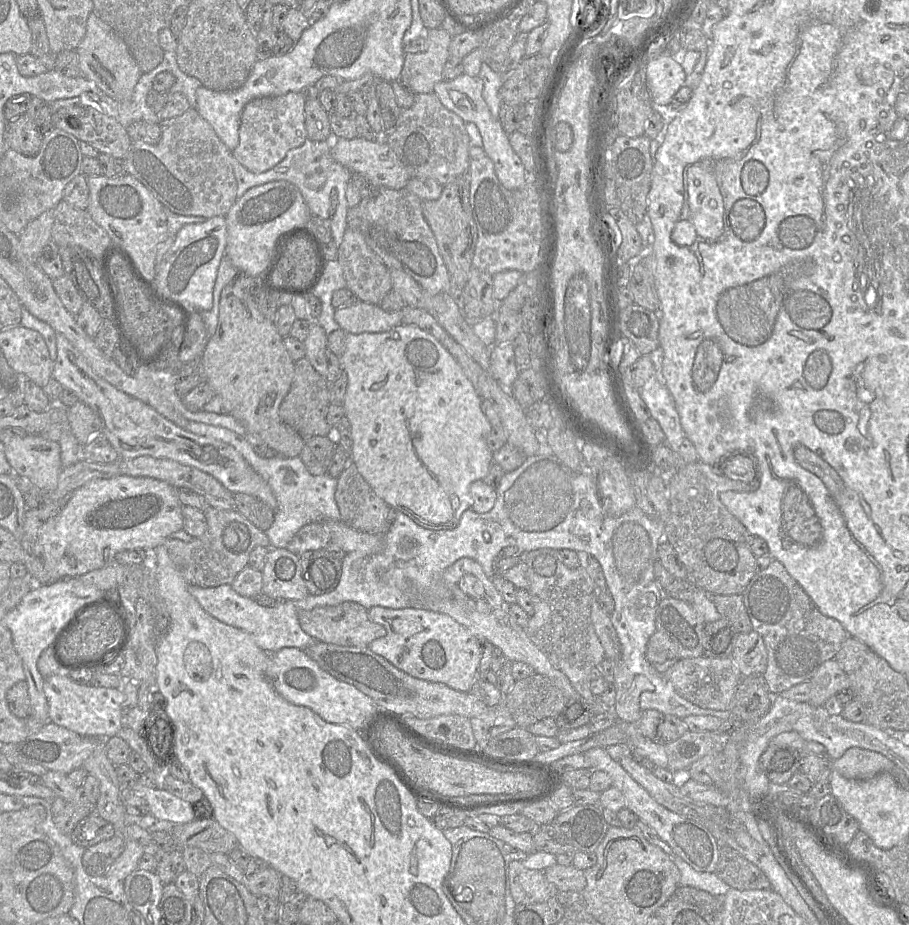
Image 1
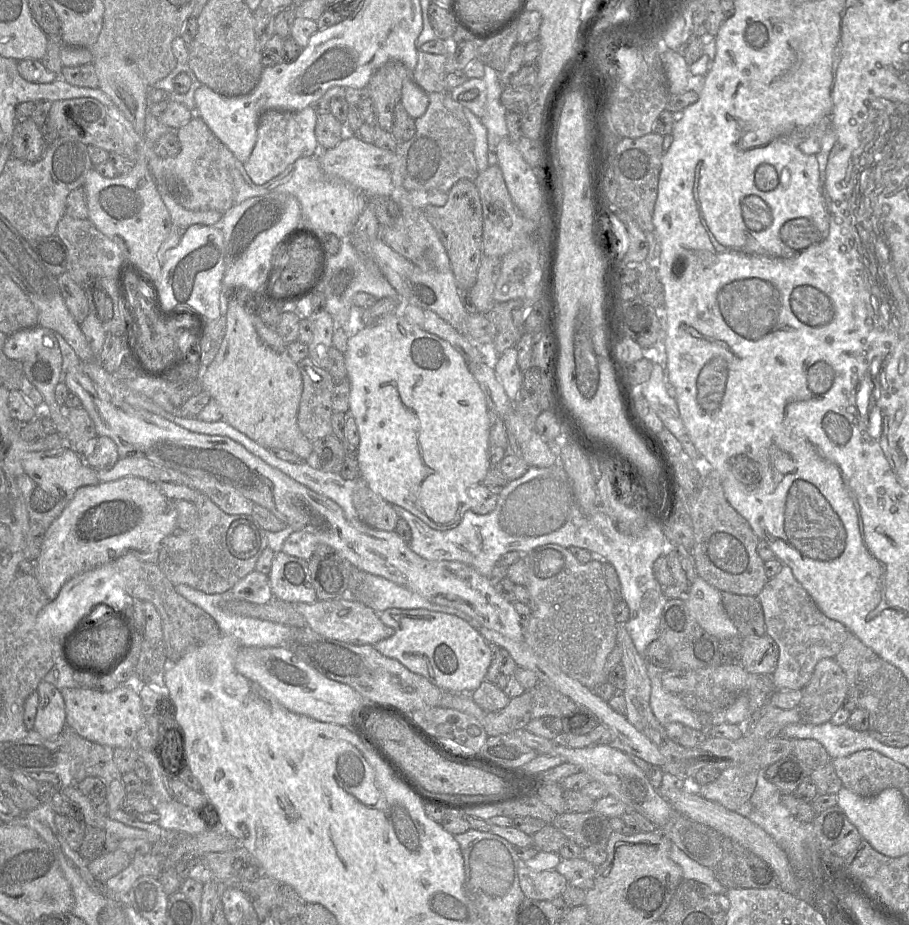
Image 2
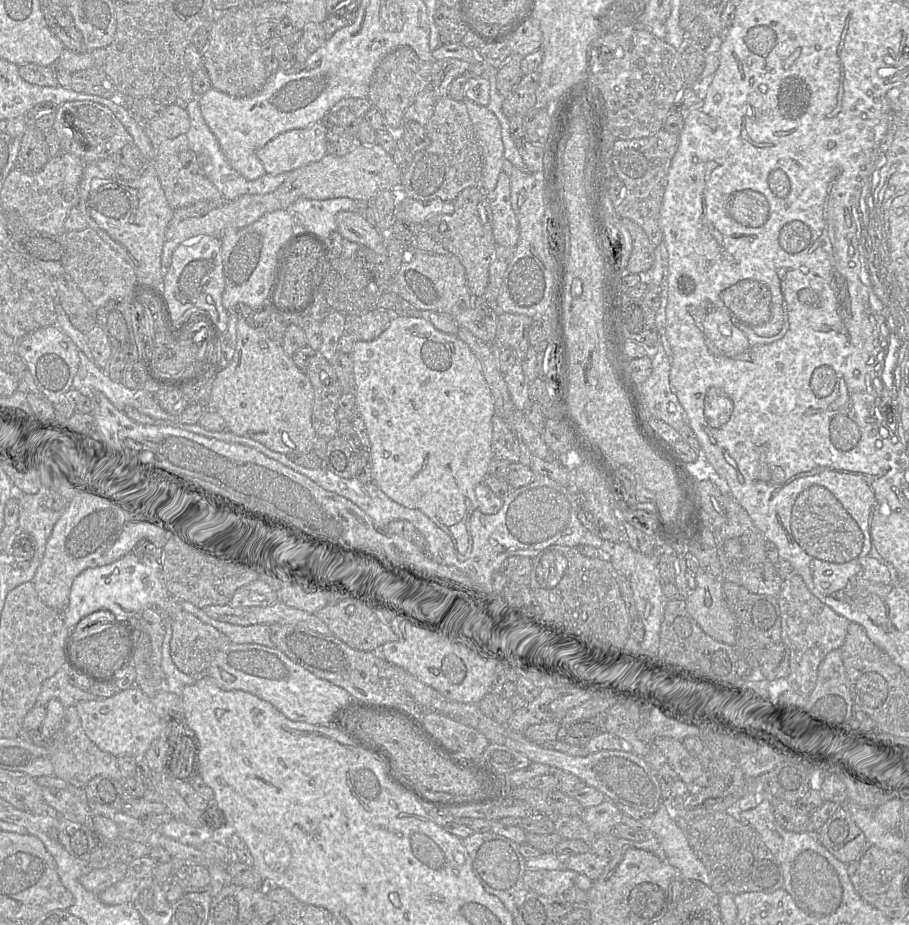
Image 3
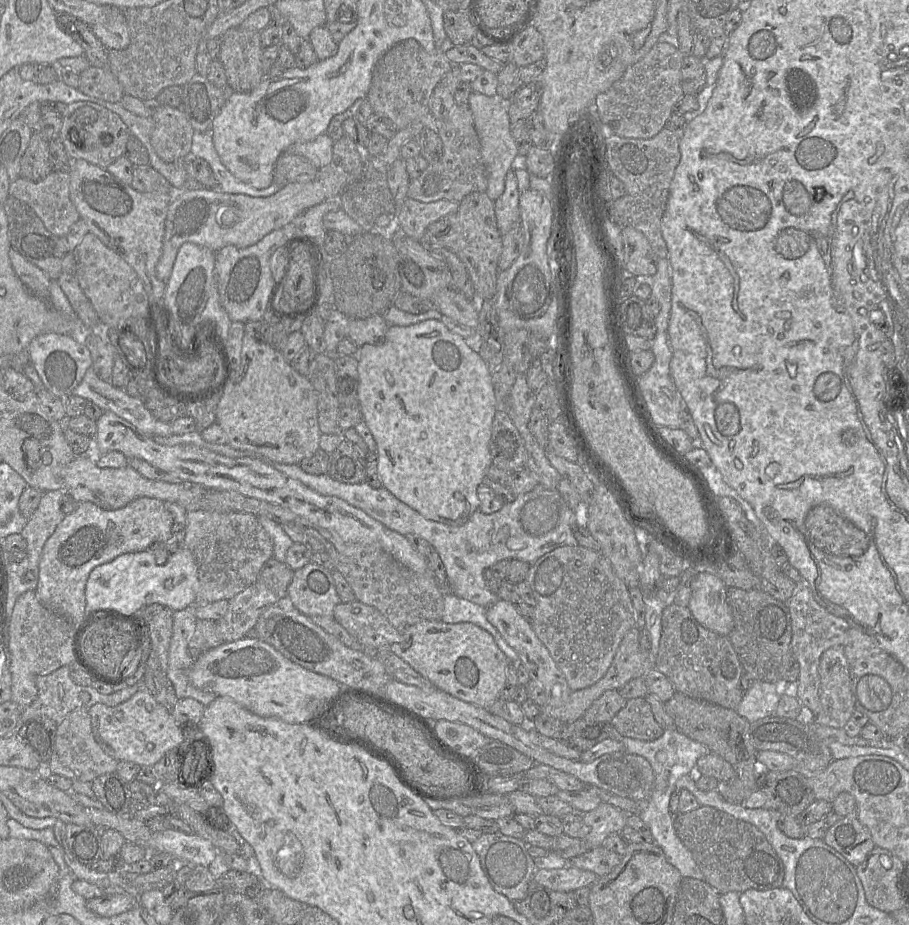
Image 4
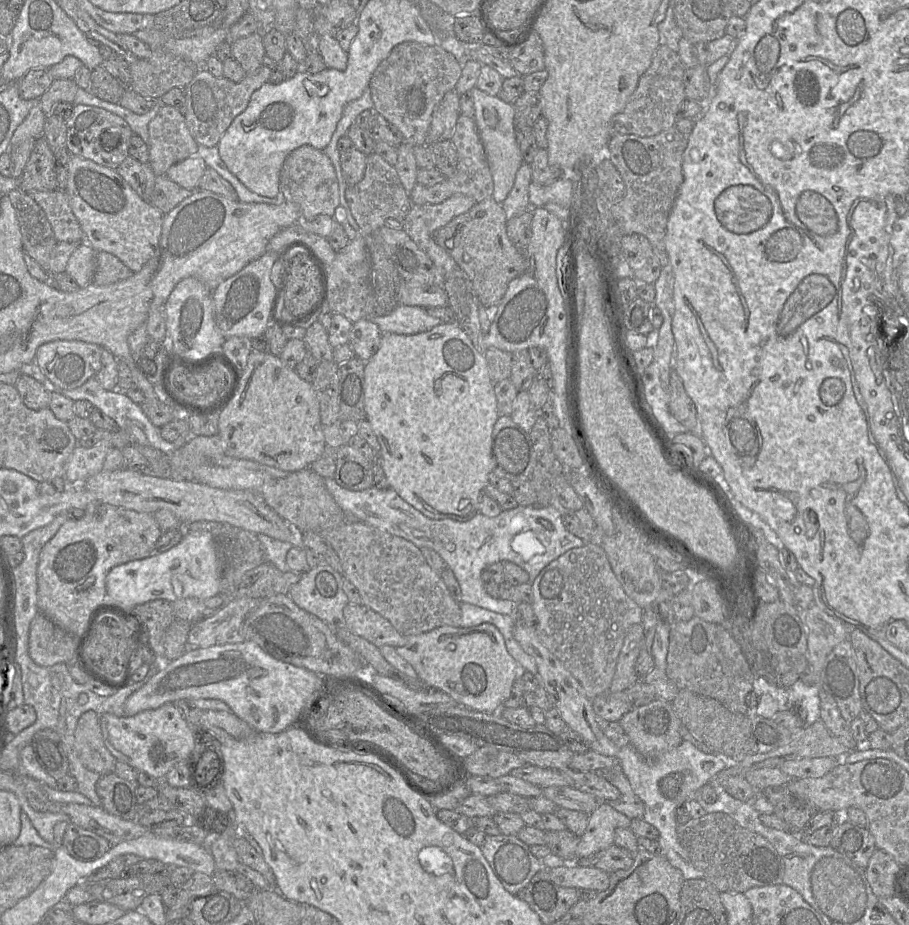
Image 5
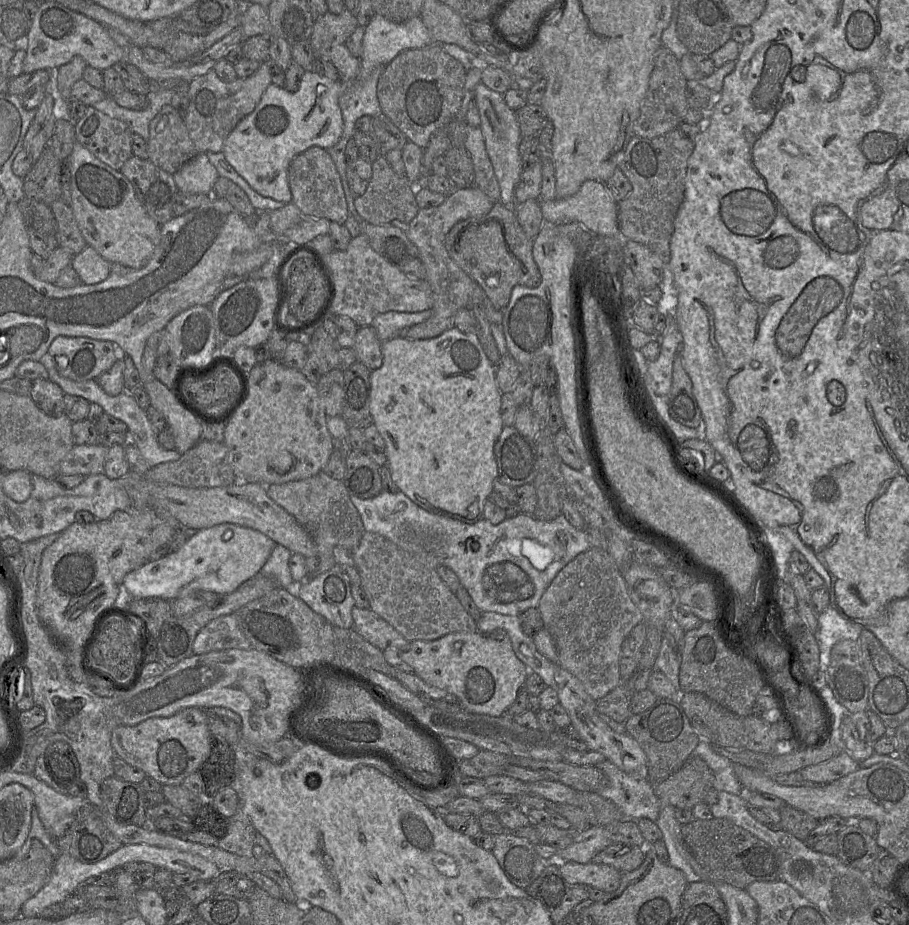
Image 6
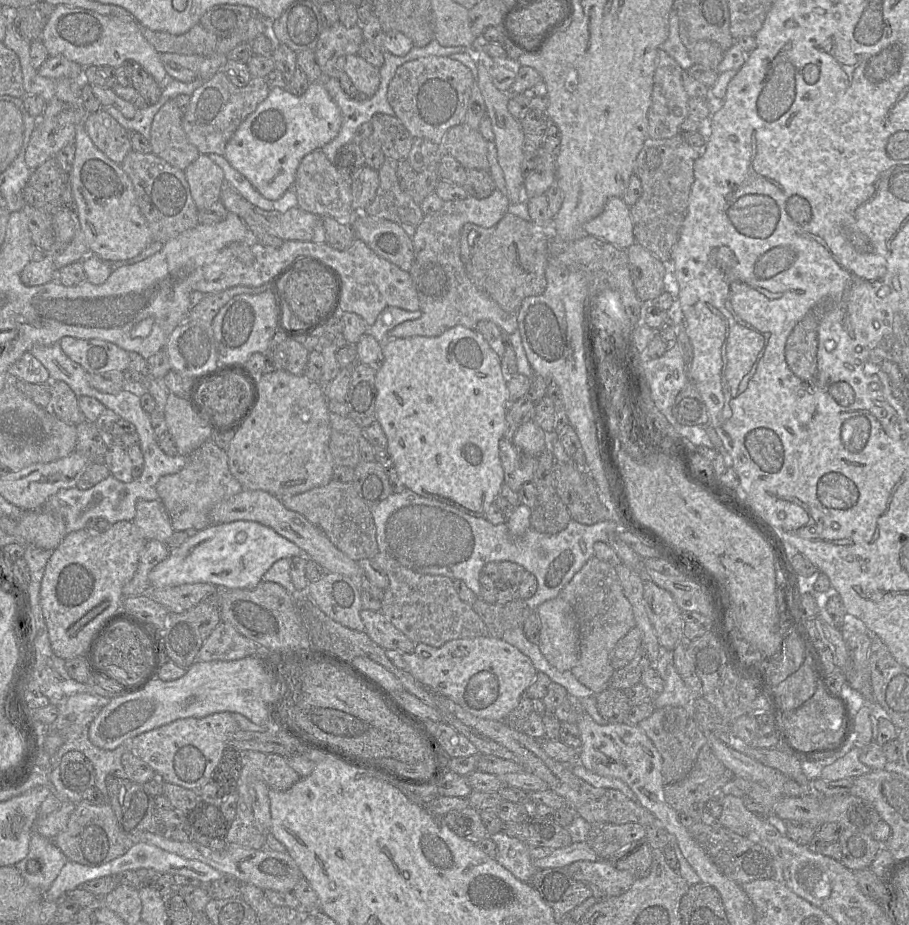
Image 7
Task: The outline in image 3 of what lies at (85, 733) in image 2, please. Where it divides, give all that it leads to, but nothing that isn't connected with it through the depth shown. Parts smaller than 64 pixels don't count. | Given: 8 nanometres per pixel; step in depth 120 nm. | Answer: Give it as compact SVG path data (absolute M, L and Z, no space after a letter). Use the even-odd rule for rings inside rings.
M137 686L120 690L115 695L100 700L82 701L75 705L86 736L102 751L118 757L122 755L143 759L151 743L163 735L165 724L157 716L151 699Z

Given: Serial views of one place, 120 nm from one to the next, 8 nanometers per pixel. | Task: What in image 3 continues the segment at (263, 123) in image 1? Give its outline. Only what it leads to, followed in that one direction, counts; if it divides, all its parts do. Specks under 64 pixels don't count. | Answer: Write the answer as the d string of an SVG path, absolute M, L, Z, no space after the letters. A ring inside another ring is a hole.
M316 122L309 127L283 132L257 151L266 174L279 175L321 160L326 154L326 126Z

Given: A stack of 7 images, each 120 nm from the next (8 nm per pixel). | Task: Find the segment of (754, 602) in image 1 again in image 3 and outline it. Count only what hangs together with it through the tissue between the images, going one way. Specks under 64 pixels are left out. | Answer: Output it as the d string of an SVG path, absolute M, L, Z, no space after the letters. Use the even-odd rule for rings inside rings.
M796 573L783 581L777 602L782 619L781 642L789 652L790 671L784 686L804 696L813 689L823 658L842 646L849 621L816 598Z

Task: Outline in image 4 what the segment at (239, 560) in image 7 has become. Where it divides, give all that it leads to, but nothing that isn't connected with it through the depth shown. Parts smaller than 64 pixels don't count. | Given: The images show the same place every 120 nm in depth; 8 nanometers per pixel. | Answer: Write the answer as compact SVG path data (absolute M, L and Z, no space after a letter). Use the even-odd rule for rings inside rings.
M155 545L147 550L126 553L111 562L96 566L89 574L85 586L85 613L98 608L112 608L123 614L139 614L151 604L161 604L173 611L196 605L198 573L192 553L181 547L169 553L163 564L157 564Z

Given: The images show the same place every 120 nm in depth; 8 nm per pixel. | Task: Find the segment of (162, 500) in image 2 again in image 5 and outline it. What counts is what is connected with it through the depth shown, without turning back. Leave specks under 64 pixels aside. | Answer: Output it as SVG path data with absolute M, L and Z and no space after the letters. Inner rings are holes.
M100 504L96 514L86 513L81 519L67 519L40 552L37 568L38 611L66 632L77 637L77 643L87 632L95 609L108 602L106 577L109 571L117 565L153 555L161 534L153 514L110 505Z

